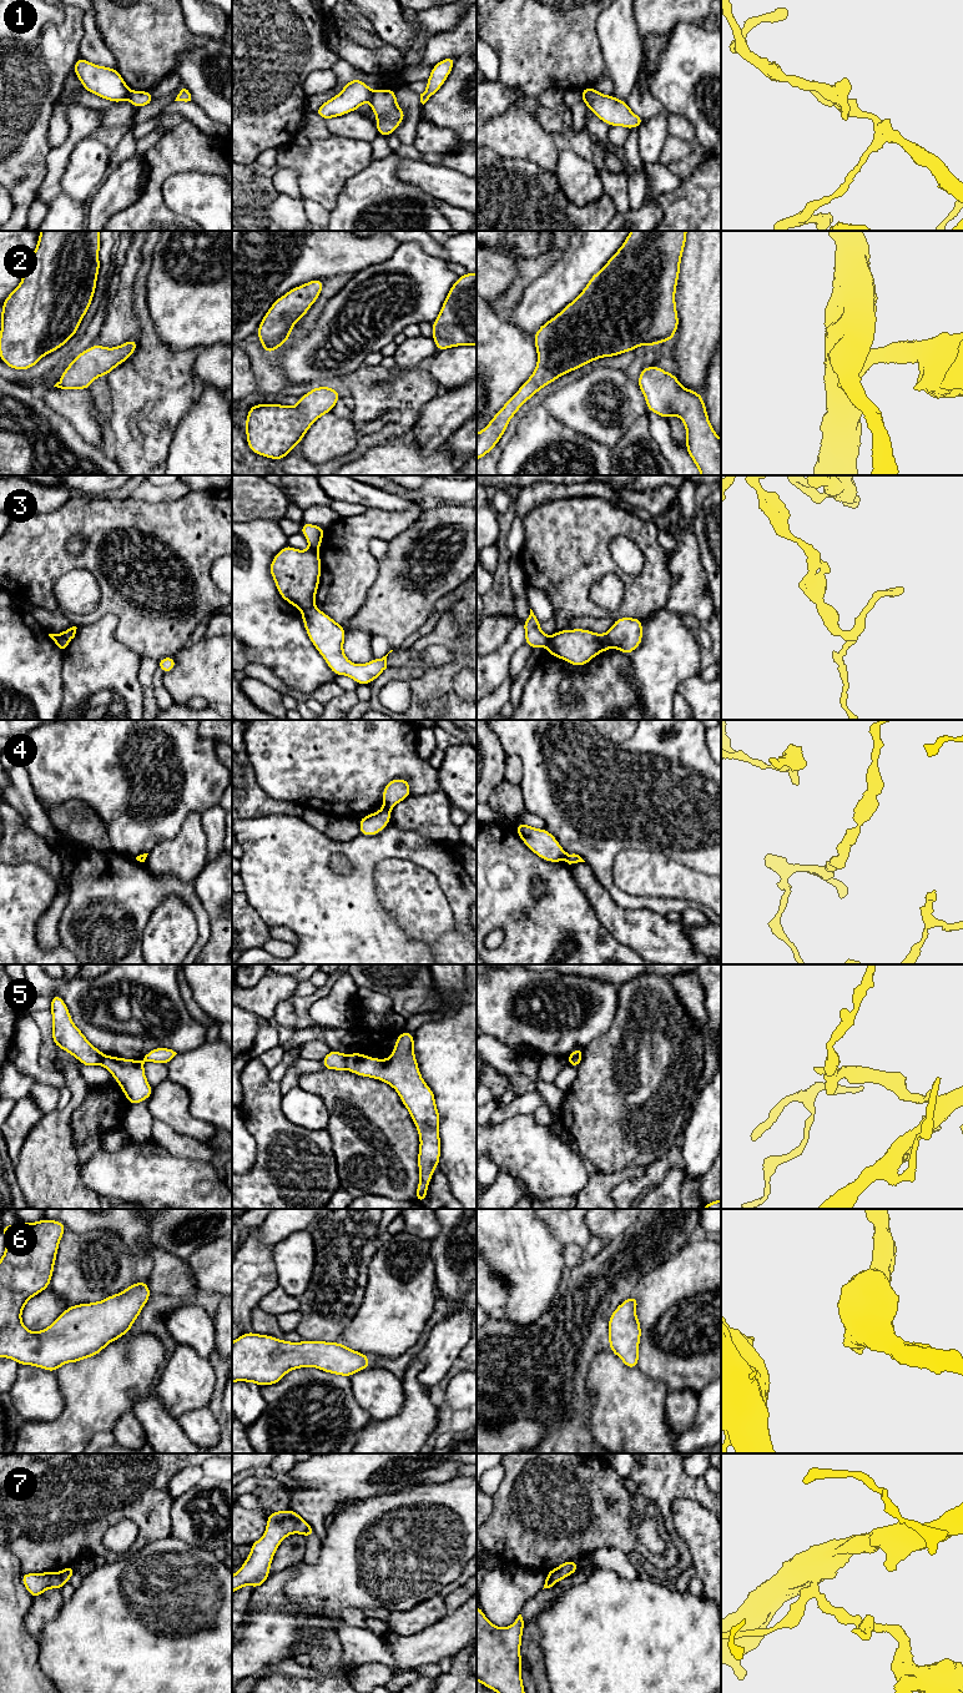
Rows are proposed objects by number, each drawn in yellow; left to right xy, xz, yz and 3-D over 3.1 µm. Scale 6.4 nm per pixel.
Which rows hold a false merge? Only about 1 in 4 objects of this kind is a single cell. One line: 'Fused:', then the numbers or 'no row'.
Fused: 1, 3, 4, 5, 7

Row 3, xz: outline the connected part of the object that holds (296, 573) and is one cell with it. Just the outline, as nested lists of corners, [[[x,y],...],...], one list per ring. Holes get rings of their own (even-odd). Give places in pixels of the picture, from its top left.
[[[302,521],[301,533],[308,540],[309,549],[297,550],[287,544],[269,565],[279,595],[301,611],[313,608],[316,603],[322,569],[318,549],[324,530],[319,525]]]

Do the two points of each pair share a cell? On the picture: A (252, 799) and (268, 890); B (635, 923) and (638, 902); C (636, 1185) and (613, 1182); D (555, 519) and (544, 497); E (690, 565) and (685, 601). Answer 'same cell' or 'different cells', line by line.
A: different cells
B: different cells
C: different cells
D: different cells
E: same cell

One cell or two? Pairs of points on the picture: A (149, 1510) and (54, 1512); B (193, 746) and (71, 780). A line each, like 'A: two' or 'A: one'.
A: one
B: one

